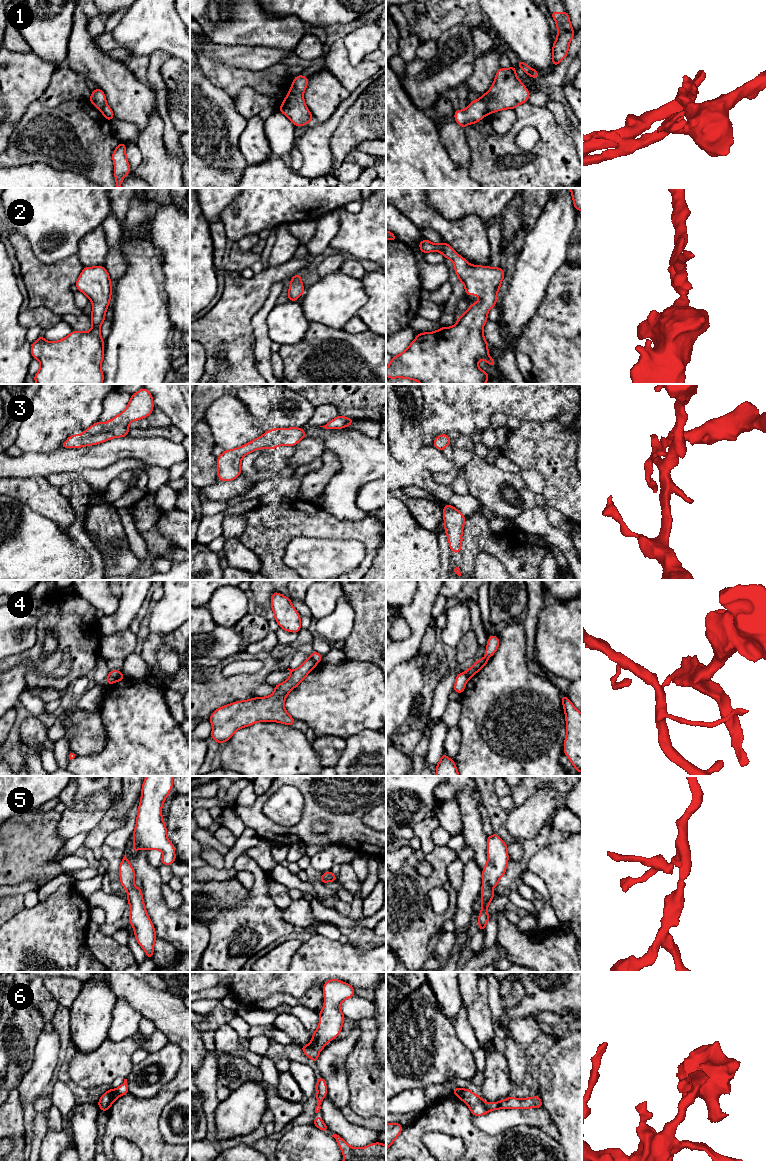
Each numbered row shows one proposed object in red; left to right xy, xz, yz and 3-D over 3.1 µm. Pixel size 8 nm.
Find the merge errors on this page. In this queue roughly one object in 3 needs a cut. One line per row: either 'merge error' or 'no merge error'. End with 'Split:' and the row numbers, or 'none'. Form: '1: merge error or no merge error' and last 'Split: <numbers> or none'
1: merge error
2: no merge error
3: no merge error
4: merge error
5: no merge error
6: merge error
Split: 1, 4, 6

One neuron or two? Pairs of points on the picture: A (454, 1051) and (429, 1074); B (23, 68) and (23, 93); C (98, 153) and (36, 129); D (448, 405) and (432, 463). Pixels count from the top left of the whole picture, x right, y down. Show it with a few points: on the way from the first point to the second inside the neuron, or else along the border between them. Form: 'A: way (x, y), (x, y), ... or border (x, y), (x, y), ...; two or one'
A: way (448, 1057), (435, 1068); one
B: way (23, 74), (23, 87); one
C: way (83, 143), (71, 137), (51, 135); one
D: border (432, 444), (425, 446); two

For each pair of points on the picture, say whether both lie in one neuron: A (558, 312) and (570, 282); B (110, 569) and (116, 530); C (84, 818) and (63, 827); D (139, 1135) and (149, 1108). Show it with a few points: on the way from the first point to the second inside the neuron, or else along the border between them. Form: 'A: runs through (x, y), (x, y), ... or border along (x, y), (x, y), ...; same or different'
A: runs through (559, 305), (559, 296), (566, 289); same
B: runs through (120, 559), (123, 556), (123, 545), (120, 540); same
C: runs through (79, 822), (72, 823), (68, 827); same
D: runs through (139, 1128), (139, 1119), (143, 1115); same

